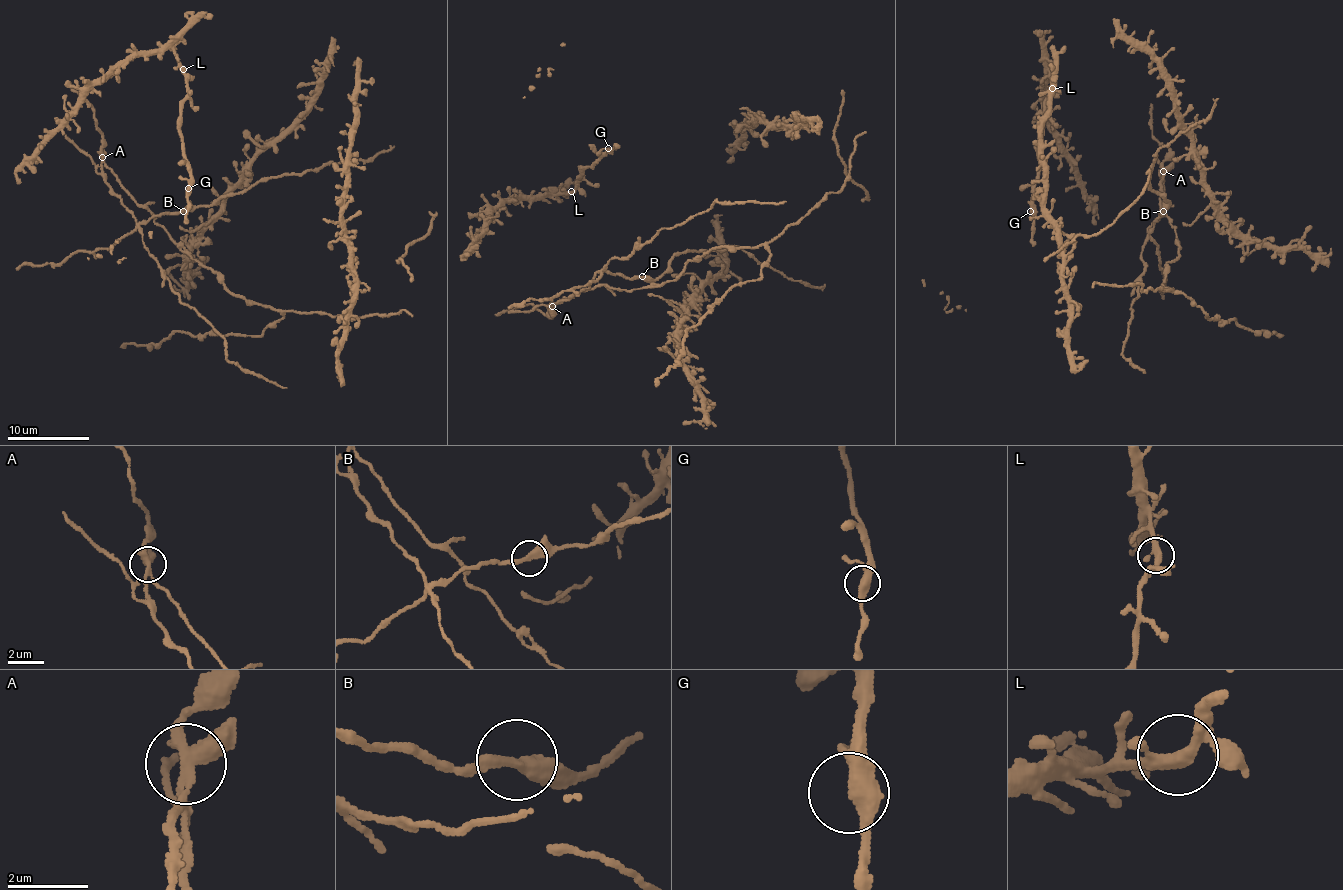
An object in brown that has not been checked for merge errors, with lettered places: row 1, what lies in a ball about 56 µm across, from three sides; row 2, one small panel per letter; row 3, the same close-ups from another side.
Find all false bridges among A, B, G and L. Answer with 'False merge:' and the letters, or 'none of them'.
False merge: A

